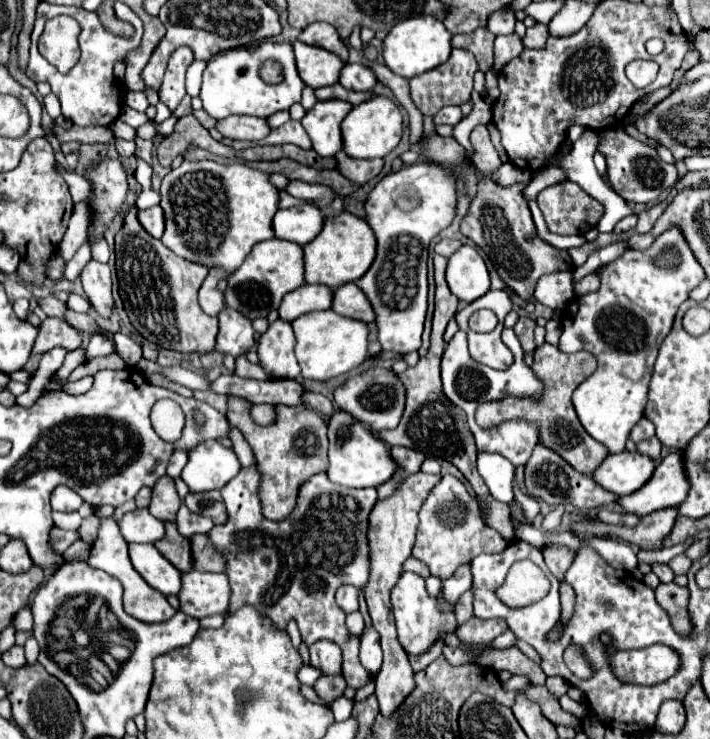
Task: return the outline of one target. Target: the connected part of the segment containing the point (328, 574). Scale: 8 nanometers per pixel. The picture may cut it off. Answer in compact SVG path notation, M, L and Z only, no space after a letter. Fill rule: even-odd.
M249 466L249 468L241 468L241 472L229 484L225 484L225 488L221 488L221 498L227 506L229 520L221 526L213 526L213 530L209 532L213 546L219 552L223 552L223 556L227 558L225 574L229 576L231 590L233 590L229 612L239 610L243 604L251 604L261 614L267 614L273 620L273 624L281 630L285 630L289 620L295 620L299 626L301 638L307 646L323 638L339 644L343 657L343 678L347 686L359 690L371 680L371 676L357 660L359 638L347 636L345 614L335 604L335 592L339 586L345 586L345 584L365 586L369 578L367 516L377 502L377 490L375 488L363 488L363 490L341 488L333 484L325 472L321 472L301 486L297 506L291 512L291 516L281 522L273 522L261 516L261 502L259 502L259 492L257 492L259 480L261 476L257 474L257 468Z

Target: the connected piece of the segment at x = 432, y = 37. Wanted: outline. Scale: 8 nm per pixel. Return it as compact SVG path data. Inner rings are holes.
M425 14L411 16L407 20L397 22L391 28L391 32L387 34L387 38L383 40L385 64L389 66L391 72L395 72L403 78L419 76L423 72L433 70L439 64L447 62L447 58L451 54L451 38L453 38L453 34L435 16Z

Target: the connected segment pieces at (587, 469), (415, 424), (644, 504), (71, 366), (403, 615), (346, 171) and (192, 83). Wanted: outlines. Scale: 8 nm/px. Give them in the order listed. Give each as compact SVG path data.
M543 344L541 348L535 350L535 362L533 362L533 372L543 380L545 384L545 394L543 400L533 402L533 400L517 400L517 398L503 398L499 402L485 402L477 408L477 424L479 426L493 426L505 420L513 418L527 418L533 422L541 424L541 444L555 450L561 458L565 458L577 472L581 474L593 474L597 466L609 456L609 450L593 440L581 426L575 408L571 404L571 394L573 390L593 374L597 368L595 356L589 352L577 352L577 354L563 354L557 346Z
M435 256L433 264L435 264L435 286L437 286L437 290L435 290L435 314L433 314L431 346L429 346L427 354L423 358L419 358L415 368L407 368L405 372L399 374L401 382L405 384L405 392L407 392L405 412L403 412L403 418L401 418L401 422L395 430L381 430L379 436L389 446L405 446L405 448L411 448L411 450L419 450L427 456L439 456L439 458L449 460L451 464L455 464L461 470L461 474L467 478L467 482L471 484L475 494L481 500L485 500L489 496L489 490L485 488L485 482L481 480L481 476L477 472L477 448L475 448L473 434L469 432L465 412L461 412L461 408L447 402L443 388L441 388L439 364L441 364L441 356L443 356L443 350L445 350L443 332L445 332L449 320L455 316L459 300L451 294L447 282L445 282L447 260L443 256Z
M677 450L657 464L651 480L641 490L629 496L621 496L619 504L625 512L645 516L663 508L679 508L687 498L689 488L691 482L685 474L683 450Z
M77 348L77 350L69 352L67 358L65 358L65 362L63 362L63 366L57 370L51 382L59 383L61 380L67 380L67 376L69 376L77 366L81 366L81 364L85 364L85 362L87 362L87 358L85 358L85 348Z
M403 572L397 586L391 590L391 604L393 604L393 614L397 622L397 634L403 650L409 656L421 656L425 654L437 640L445 640L447 634L457 632L457 618L455 612L443 612L439 610L439 598L429 596L425 588L425 578L413 574L413 572Z
M343 150L337 154L337 160L339 160L339 172L353 180L353 182L359 182L359 184L365 184L369 180L373 180L381 170L383 170L383 158L377 158L377 160L355 160L355 158L349 158Z
M195 60L189 70L187 70L187 94L189 96L199 96L199 90L201 90L201 74L205 70L207 62L203 60Z

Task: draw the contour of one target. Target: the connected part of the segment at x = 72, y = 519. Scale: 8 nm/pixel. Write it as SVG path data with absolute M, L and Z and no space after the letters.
M53 512L53 522L57 528L63 528L63 530L77 530L81 526L81 516L79 512Z

